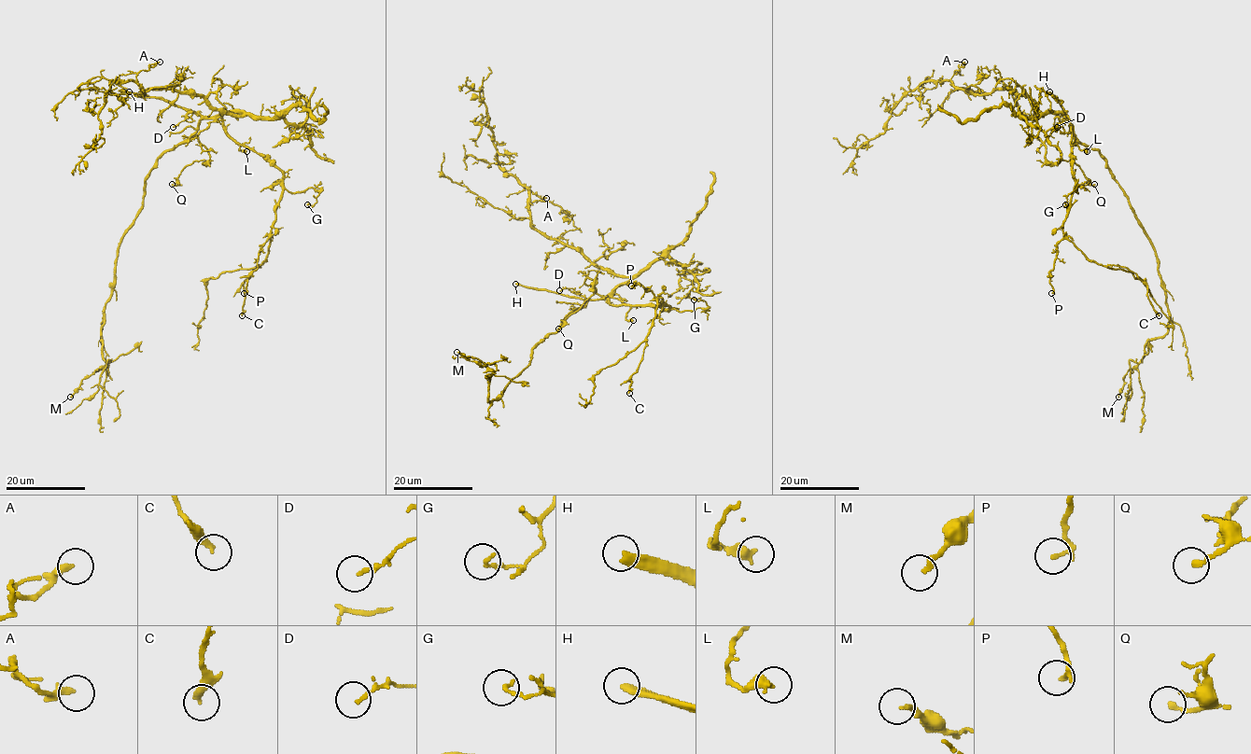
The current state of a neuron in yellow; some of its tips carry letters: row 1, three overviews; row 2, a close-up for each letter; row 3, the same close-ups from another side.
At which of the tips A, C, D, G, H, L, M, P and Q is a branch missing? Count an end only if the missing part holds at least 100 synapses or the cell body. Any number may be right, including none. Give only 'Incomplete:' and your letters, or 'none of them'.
Incomplete: H

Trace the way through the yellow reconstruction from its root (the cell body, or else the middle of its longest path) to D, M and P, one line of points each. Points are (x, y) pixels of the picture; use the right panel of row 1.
D: (1072, 123), (1061, 114), (1054, 118), (1057, 127)
M: (1072, 123), (1075, 136), (1105, 160), (1148, 237), (1168, 309), (1167, 331), (1145, 345), (1118, 397)
P: (1072, 123), (1065, 118), (1072, 133), (1075, 190), (1066, 210), (1063, 237), (1058, 244), (1050, 272), (1051, 293)

